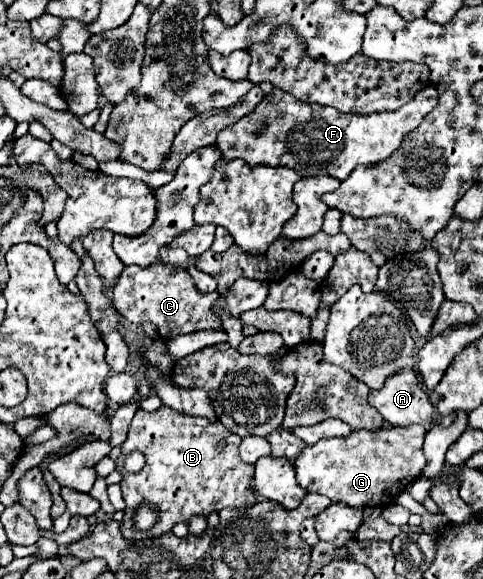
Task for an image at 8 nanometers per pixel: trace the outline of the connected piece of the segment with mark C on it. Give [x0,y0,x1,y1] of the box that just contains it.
[113,262,219,340]

